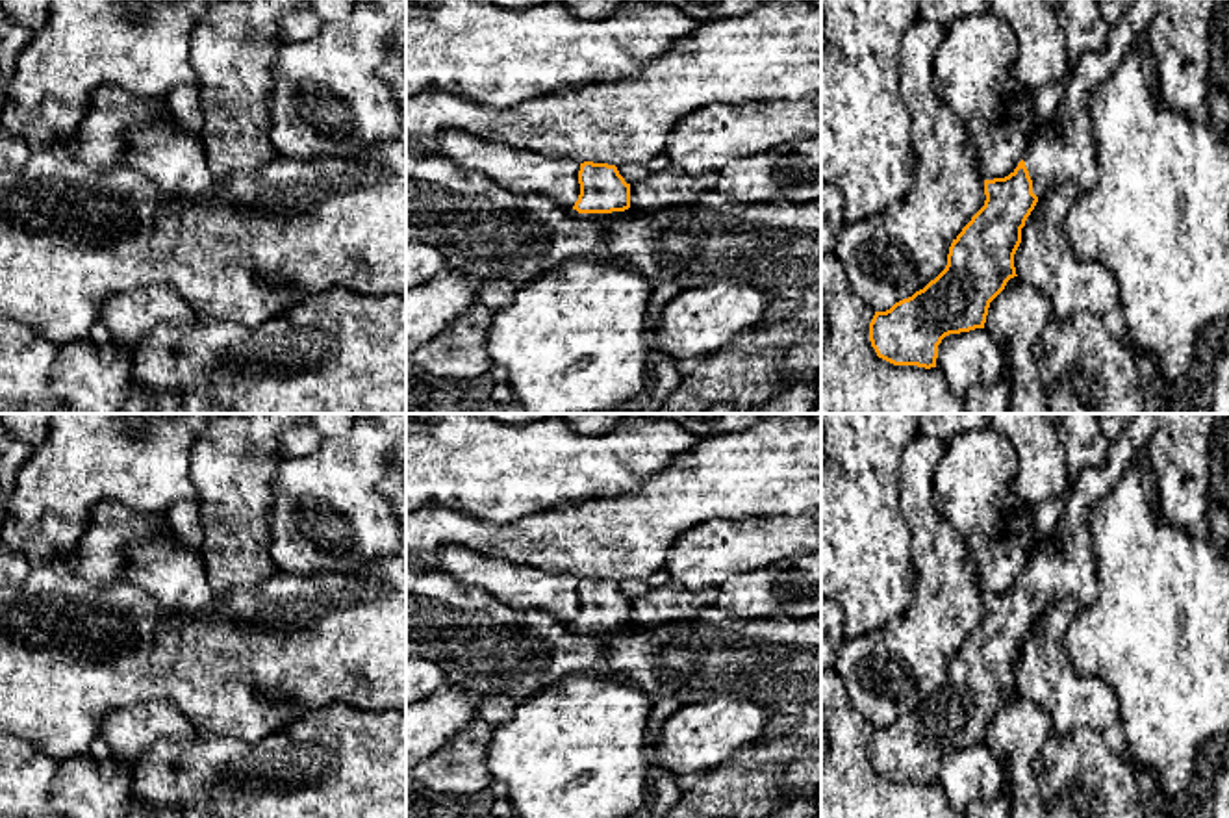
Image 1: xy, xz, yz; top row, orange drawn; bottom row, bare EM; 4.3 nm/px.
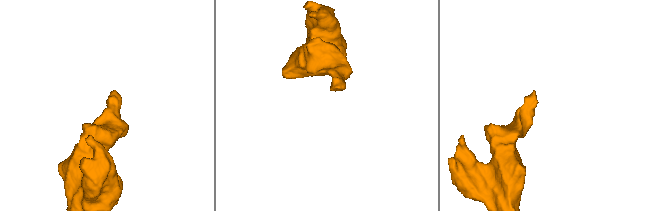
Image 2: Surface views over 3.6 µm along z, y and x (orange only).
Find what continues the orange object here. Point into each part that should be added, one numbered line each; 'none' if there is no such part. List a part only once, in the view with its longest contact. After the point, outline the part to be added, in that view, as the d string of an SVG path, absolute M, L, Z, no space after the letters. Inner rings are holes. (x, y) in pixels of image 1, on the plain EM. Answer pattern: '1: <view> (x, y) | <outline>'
1: xz (607, 635) | M571 623L573 633L586 634L586 636L595 636L595 638L601 638L601 640L606 640L606 642L610 642L615 636L619 636L625 631L625 627L612 627L612 629L578 629L576 625Z

